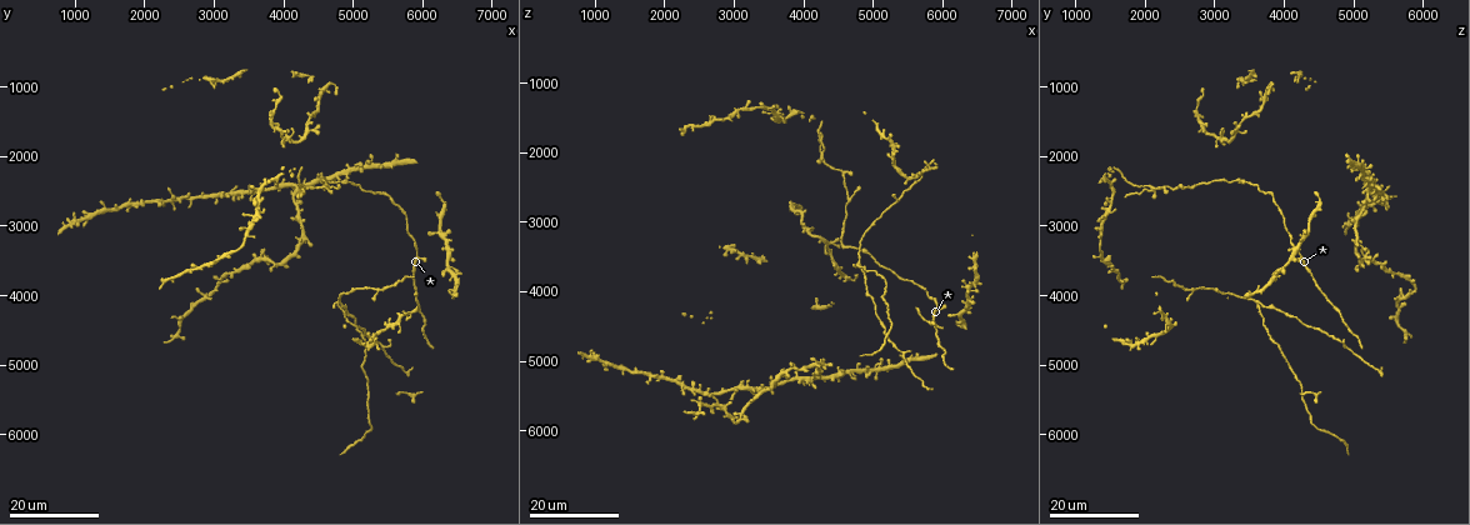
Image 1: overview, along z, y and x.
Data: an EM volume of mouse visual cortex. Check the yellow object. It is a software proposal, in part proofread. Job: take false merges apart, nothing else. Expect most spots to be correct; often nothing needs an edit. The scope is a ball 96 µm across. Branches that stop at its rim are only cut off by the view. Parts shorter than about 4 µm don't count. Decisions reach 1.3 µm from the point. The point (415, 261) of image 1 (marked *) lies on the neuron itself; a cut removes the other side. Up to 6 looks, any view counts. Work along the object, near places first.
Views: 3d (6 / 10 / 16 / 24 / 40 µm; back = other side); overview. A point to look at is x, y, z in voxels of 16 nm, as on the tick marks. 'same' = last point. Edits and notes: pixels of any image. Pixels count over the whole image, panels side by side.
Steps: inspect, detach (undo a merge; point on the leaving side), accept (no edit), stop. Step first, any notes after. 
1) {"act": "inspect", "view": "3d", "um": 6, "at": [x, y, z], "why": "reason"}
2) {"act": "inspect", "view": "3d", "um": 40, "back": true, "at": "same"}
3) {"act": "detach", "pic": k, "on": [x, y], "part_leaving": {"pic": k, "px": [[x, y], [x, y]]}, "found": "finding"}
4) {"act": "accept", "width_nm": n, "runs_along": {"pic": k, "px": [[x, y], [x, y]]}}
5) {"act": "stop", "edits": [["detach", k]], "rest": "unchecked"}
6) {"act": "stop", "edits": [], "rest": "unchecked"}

{"act": "inspect", "view": "3d", "um": 16, "at": [4250, 1800, 3200]}

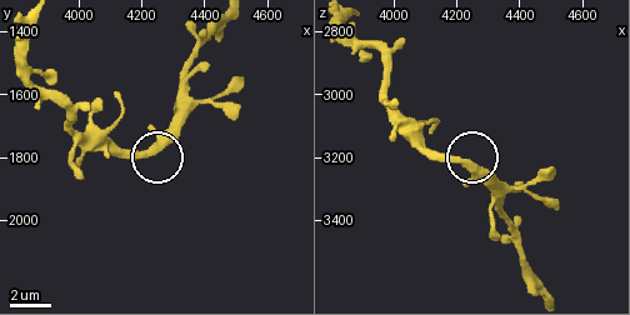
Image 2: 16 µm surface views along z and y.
{"act": "inspect", "view": "3d", "um": 10, "at": [4220, 1780, 3220]}

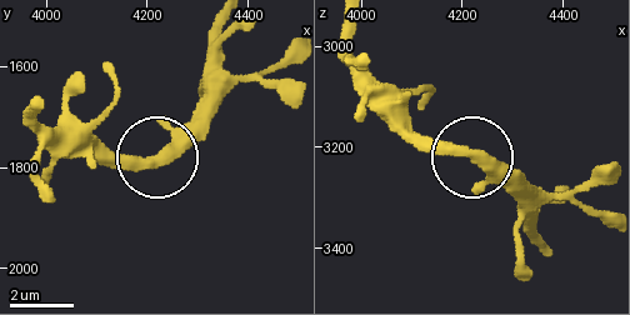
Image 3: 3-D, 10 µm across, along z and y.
{"act": "accept", "found": "all the same neuron"}

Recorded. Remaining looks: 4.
{"act": "inspect", "view": "3d", "um": 16, "at": [4800, 4050, 3600], "why": "four or more arms meet"}

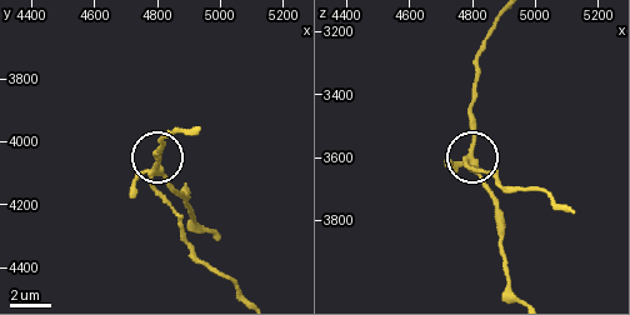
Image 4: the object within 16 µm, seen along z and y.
{"act": "inspect", "view": "3d", "um": 6, "at": [4780, 4090, 3610]}

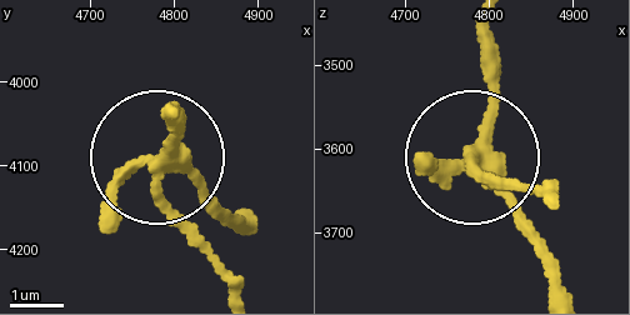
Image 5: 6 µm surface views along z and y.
{"act": "detach", "pic": 5, "on": [195, 231], "width_nm": 310, "part_leaving": {"pic": 5, "px": [[151, 171], [228, 288]]}, "found": "a second neuron is stuck on"}

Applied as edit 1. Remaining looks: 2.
{"act": "inspect", "view": "3d", "um": 16, "at": [5450, 4750, 4850], "why": "three-way junction"}

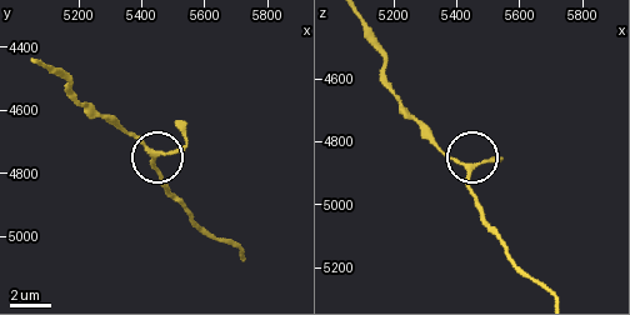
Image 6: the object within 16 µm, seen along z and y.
{"act": "inspect", "view": "3d", "um": 6, "at": [5430, 4740, 4870]}

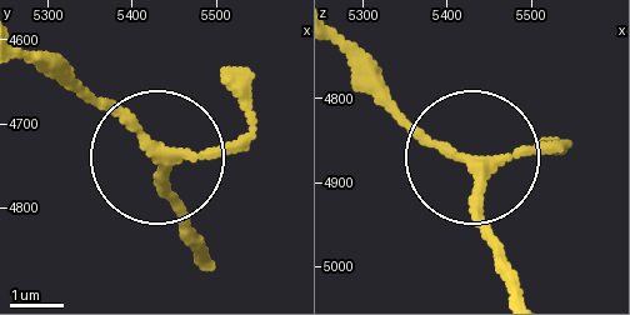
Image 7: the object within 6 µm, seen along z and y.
{"act": "accept", "width_nm": 200, "found": "all the same neuron"}

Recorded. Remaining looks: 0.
{"act": "stop", "edits": [["detach", 5]], "rest": "unchecked"}

